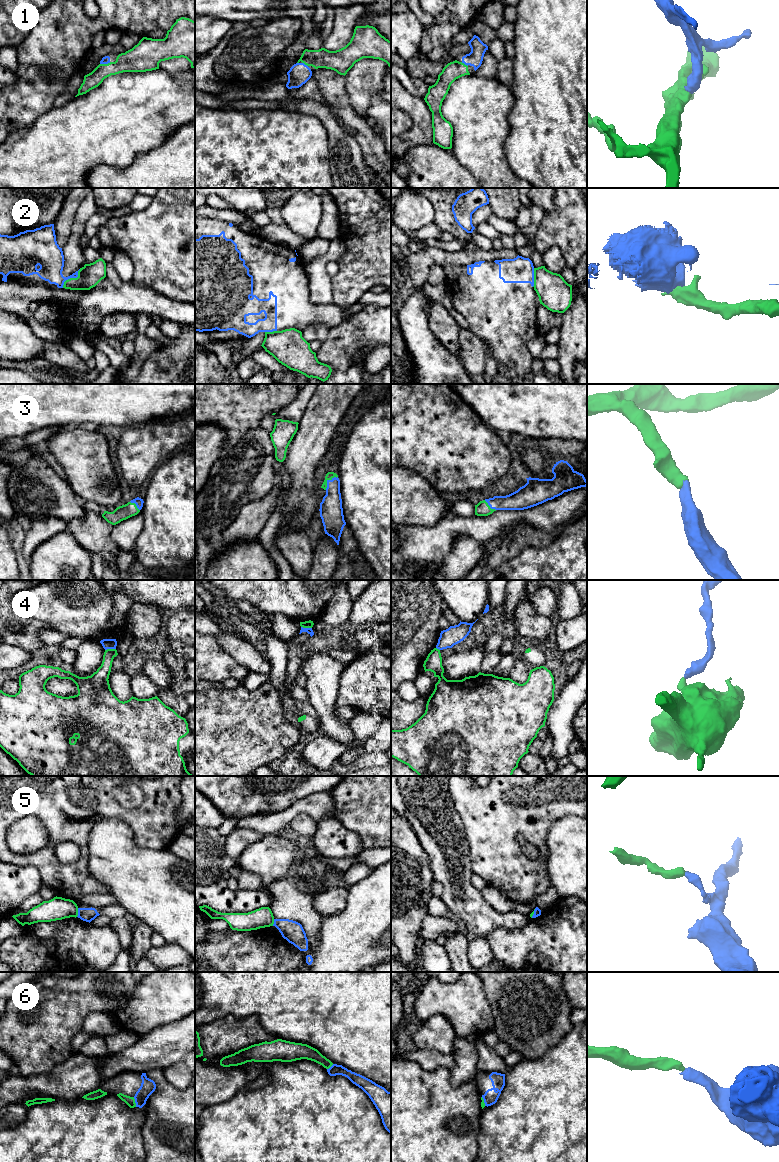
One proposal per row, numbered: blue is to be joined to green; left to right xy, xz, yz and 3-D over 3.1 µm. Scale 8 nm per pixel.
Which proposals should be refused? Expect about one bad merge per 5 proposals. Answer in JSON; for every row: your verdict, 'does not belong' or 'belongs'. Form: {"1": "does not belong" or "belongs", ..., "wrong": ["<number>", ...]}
{"1": "belongs", "2": "does not belong", "3": "belongs", "4": "does not belong", "5": "does not belong", "6": "belongs", "wrong": ["2", "4", "5"]}

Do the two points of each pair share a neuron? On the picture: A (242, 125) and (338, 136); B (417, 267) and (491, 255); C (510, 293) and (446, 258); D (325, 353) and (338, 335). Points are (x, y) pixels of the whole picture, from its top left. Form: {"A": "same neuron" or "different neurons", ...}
{"A": "different neurons", "B": "same neuron", "C": "different neurons", "D": "same neuron"}

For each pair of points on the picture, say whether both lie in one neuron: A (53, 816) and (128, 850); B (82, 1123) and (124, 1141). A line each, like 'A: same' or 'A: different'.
A: different
B: same

